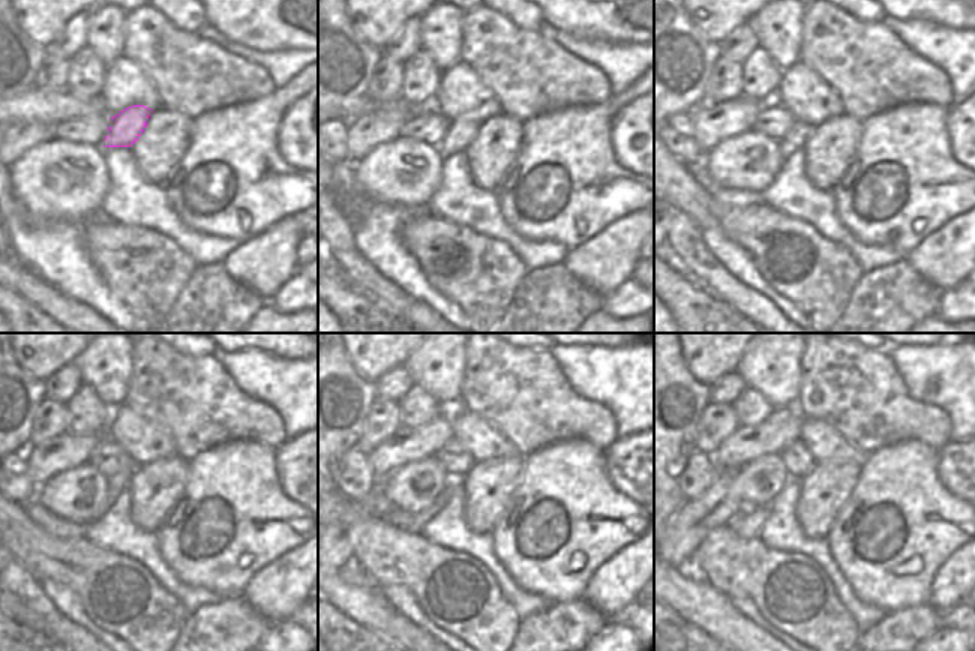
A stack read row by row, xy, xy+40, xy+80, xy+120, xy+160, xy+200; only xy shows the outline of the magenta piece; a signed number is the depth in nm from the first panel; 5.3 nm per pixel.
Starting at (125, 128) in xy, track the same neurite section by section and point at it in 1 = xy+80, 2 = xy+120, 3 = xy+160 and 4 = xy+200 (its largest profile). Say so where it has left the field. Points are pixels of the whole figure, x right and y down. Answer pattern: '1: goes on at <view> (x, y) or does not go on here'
1: goes on at xy+80 (795, 140)
2: goes on at xy+120 (117, 483)
3: goes on at xy+160 (417, 522)
4: goes on at xy+200 (750, 521)

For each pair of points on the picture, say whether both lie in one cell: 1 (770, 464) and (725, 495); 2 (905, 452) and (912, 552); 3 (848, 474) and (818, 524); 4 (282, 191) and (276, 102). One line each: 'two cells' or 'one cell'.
1: two cells
2: one cell
3: one cell
4: one cell

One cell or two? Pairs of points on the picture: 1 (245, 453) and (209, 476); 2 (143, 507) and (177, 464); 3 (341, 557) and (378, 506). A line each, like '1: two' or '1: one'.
1: one
2: one
3: one

